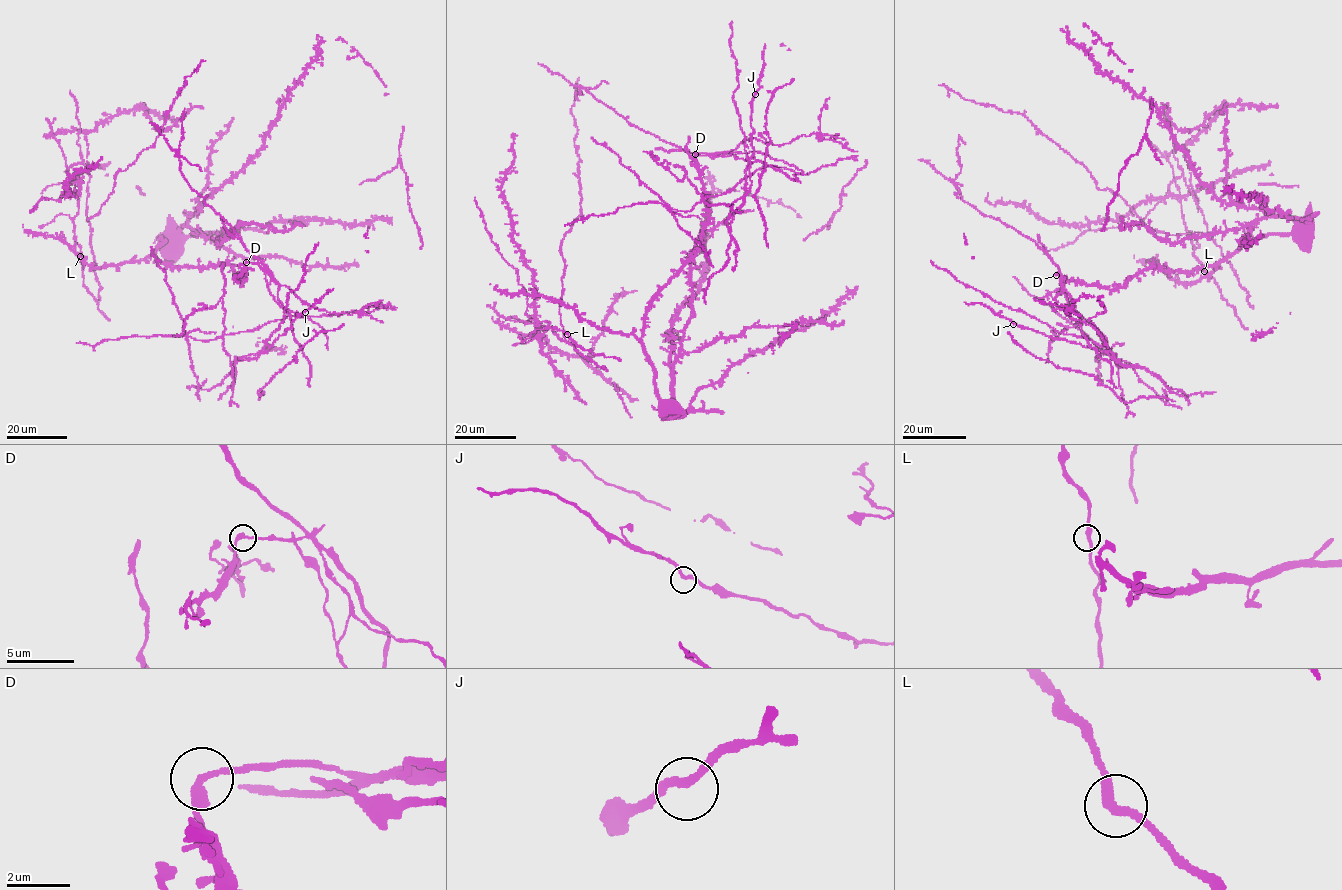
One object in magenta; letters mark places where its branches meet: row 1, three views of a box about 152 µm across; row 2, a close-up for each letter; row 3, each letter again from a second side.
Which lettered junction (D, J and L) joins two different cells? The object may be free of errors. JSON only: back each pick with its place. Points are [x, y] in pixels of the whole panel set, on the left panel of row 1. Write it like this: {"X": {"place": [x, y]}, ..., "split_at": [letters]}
{"D": {"place": [246, 262]}, "split_at": ["D"]}

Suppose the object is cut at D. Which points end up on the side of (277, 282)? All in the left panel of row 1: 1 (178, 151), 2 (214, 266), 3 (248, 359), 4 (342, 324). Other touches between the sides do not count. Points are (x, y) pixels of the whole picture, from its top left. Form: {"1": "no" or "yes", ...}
{"1": "yes", "2": "no", "3": "no", "4": "no"}

